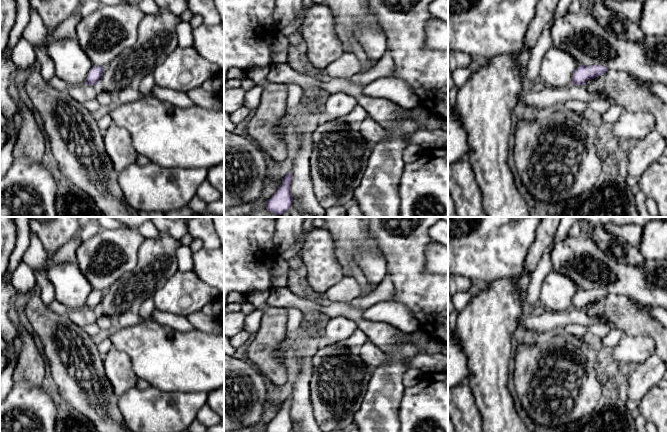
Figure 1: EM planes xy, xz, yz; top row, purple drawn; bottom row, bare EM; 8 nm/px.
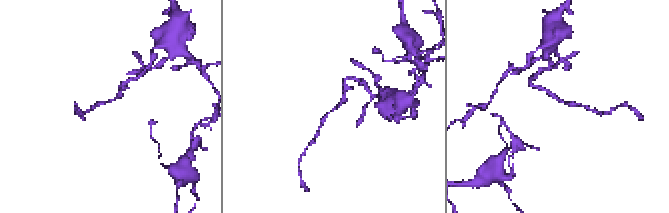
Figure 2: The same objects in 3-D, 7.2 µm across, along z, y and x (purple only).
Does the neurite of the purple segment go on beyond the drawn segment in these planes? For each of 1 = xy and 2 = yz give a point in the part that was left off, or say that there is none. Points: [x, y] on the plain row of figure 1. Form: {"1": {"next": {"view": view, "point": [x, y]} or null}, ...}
{"1": {"next": null}, "2": {"next": null}}

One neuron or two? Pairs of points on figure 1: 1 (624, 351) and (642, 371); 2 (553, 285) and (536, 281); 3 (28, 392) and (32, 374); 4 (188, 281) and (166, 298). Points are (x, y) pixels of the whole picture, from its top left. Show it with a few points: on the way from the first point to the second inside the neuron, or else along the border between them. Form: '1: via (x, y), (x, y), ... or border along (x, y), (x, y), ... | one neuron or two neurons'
1: border along (654, 352), (637, 365) | two neurons
2: border along (552, 270), (542, 282), (538, 302) | two neurons
3: border along (14, 382), (29, 381), (40, 386) | two neurons
4: via (183, 286), (171, 298) | one neuron

